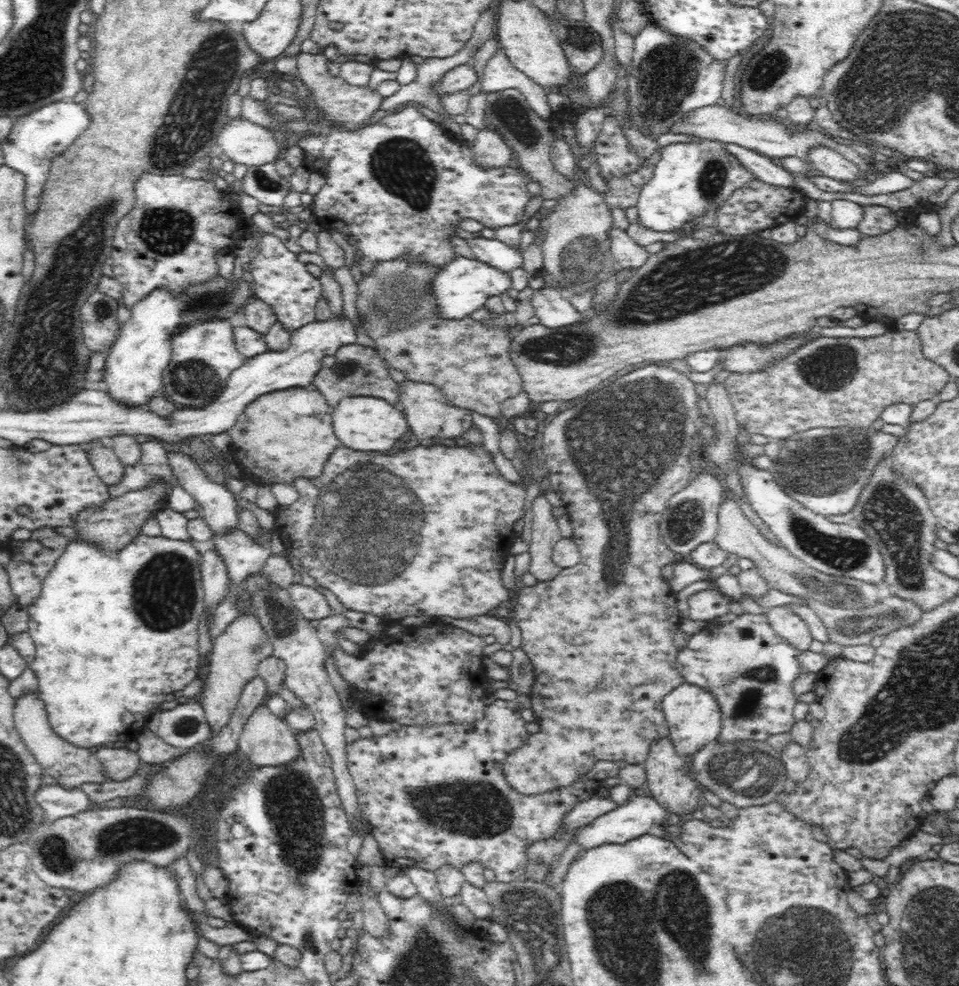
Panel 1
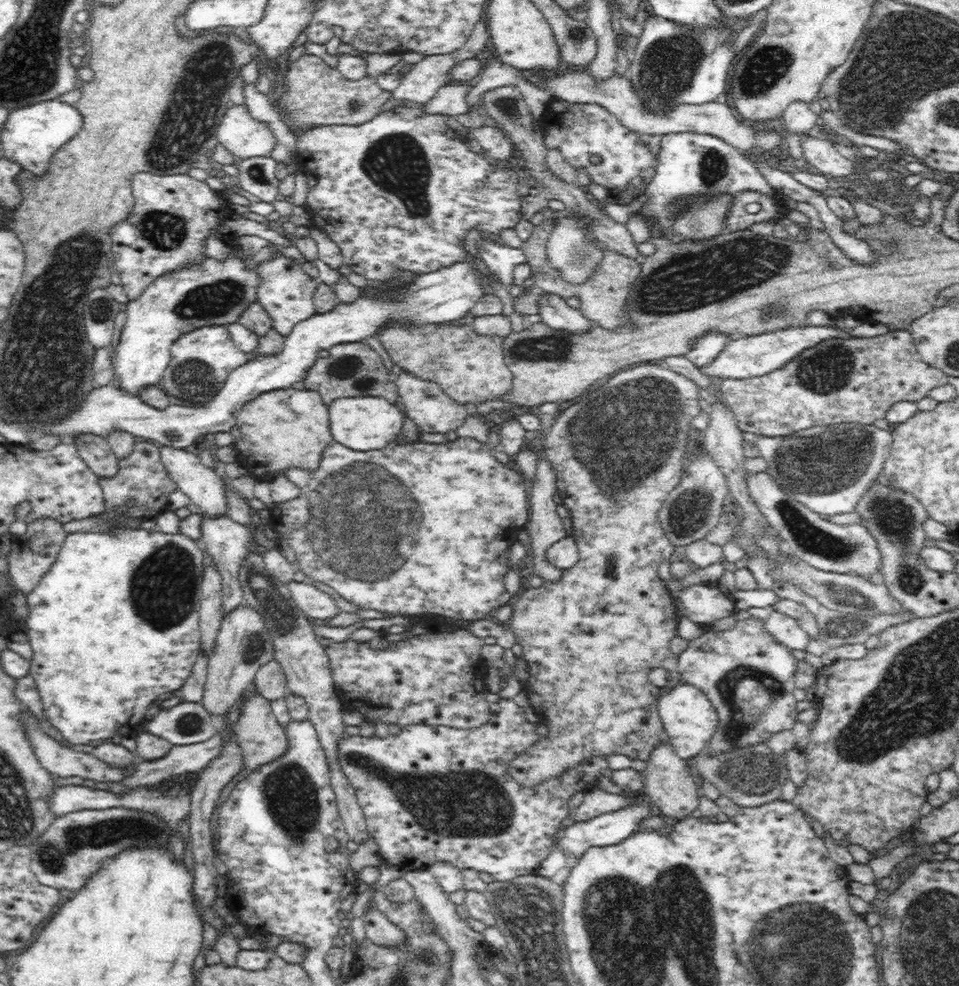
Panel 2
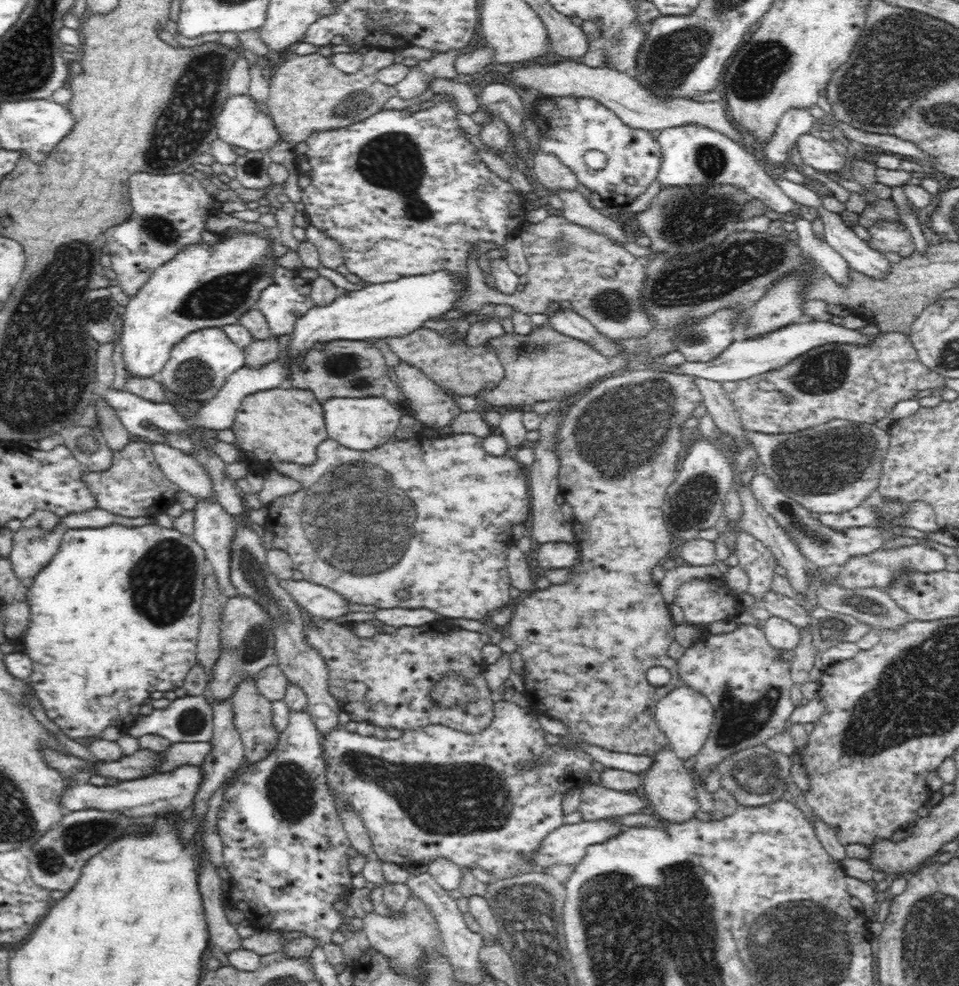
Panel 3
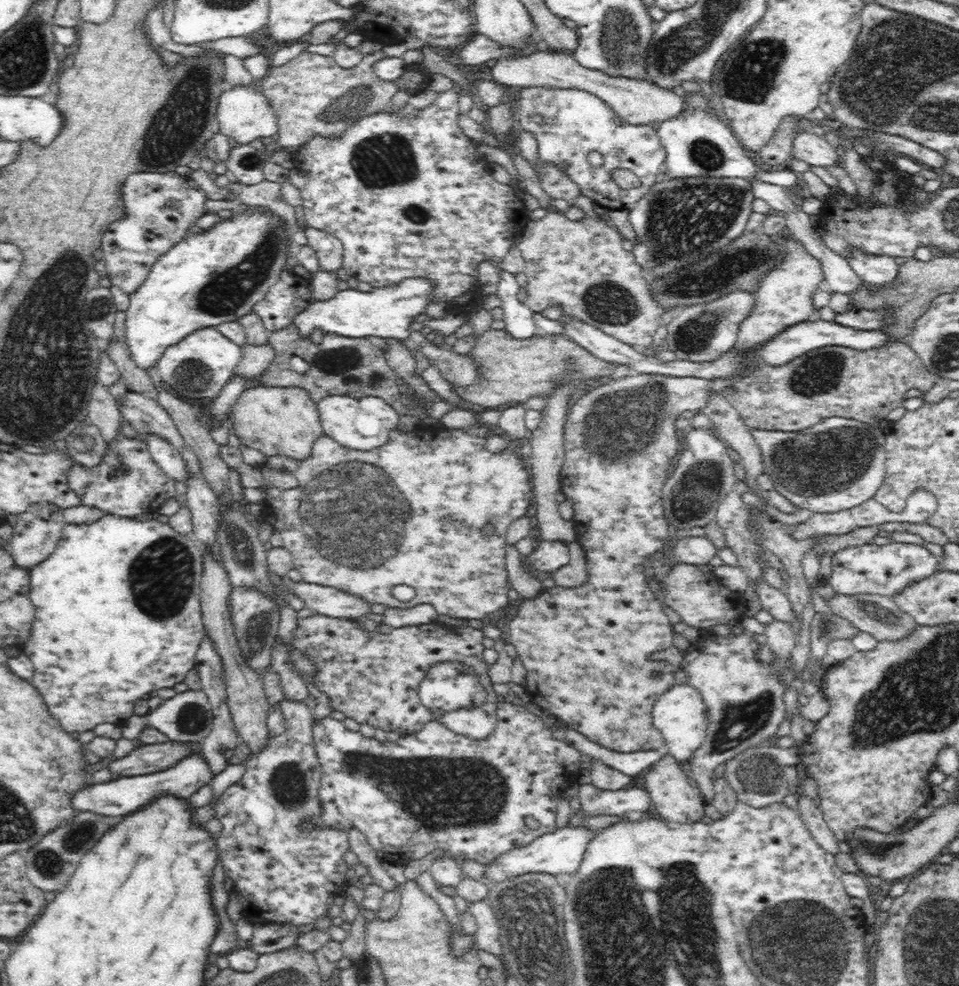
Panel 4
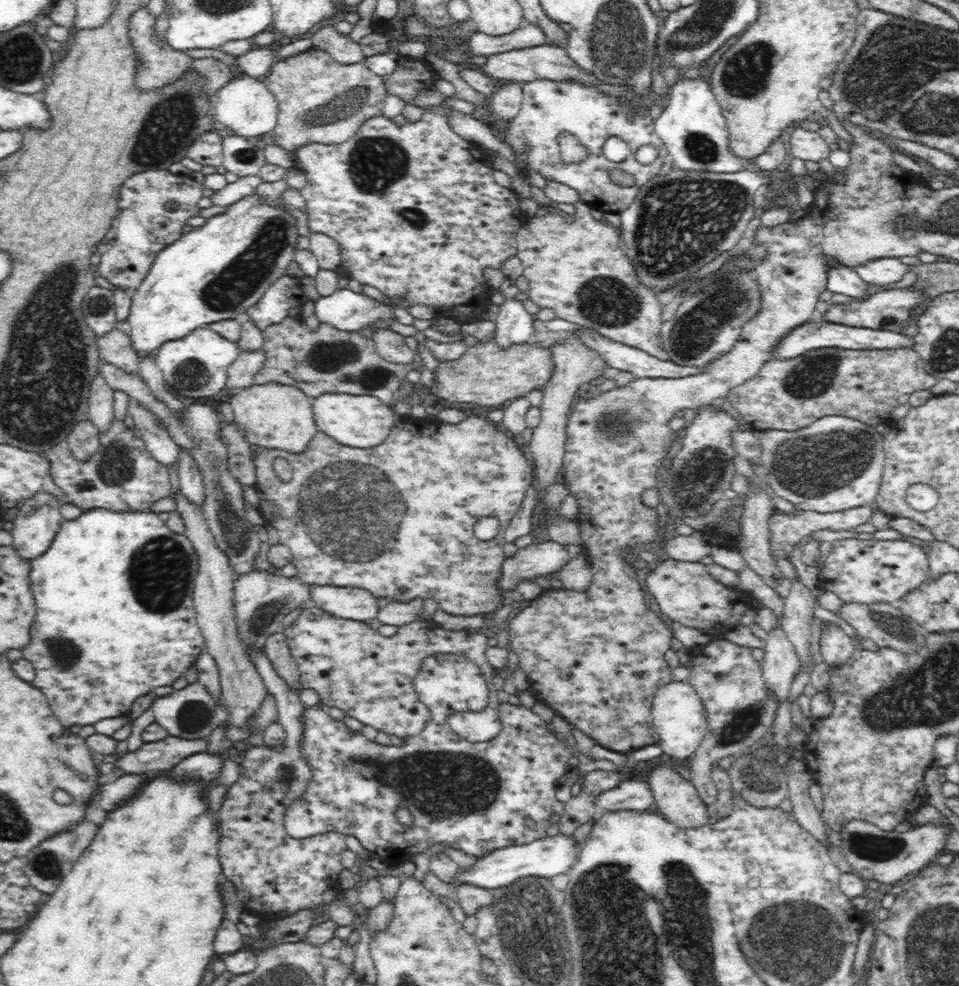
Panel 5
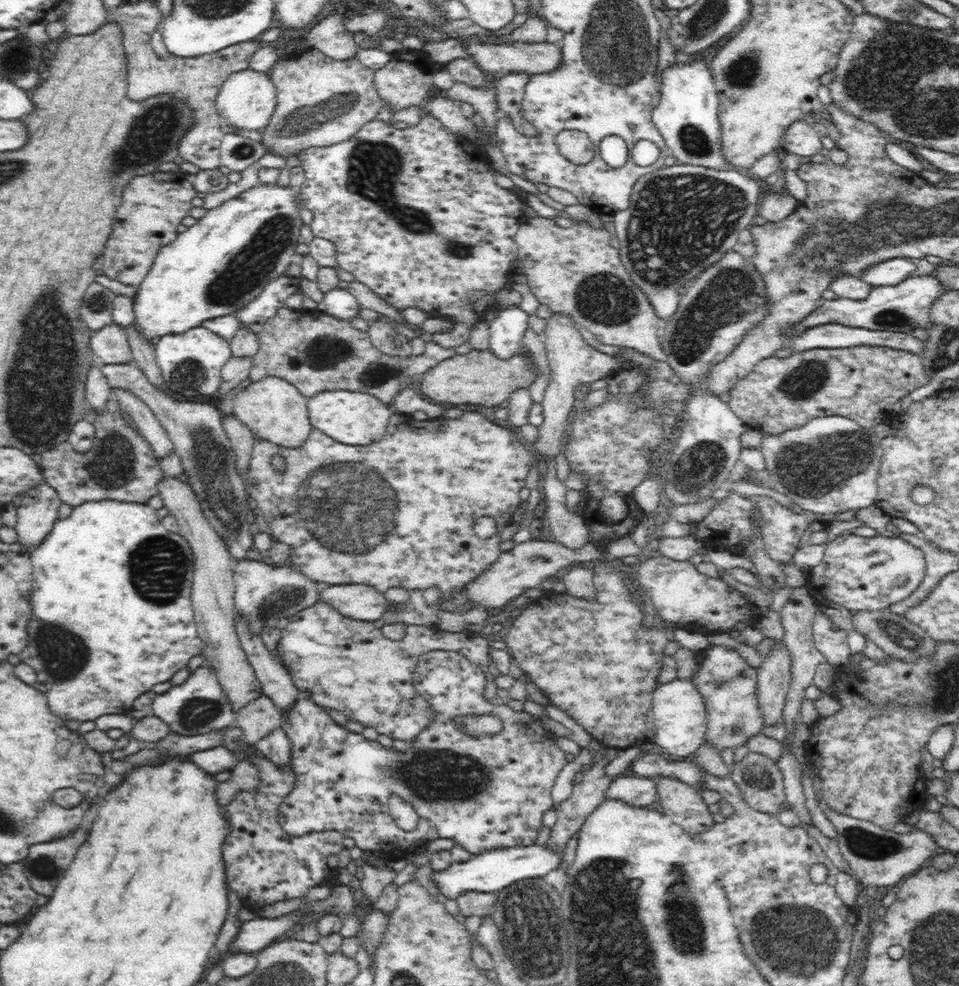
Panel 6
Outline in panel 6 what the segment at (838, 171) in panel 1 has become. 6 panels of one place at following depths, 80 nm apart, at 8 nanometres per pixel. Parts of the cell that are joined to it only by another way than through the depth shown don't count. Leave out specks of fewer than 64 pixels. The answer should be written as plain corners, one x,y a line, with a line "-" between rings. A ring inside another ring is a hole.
802,119
795,120
789,127
786,127
781,150
784,153
810,157
818,153
825,154
820,137
812,127

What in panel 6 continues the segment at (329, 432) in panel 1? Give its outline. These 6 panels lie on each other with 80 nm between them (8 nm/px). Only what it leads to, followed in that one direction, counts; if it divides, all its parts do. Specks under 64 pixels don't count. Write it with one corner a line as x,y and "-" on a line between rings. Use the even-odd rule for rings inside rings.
267,376
252,381
246,388
238,391
234,396
233,404
234,415
250,428
257,439
294,449
302,446
312,432
307,397
282,378

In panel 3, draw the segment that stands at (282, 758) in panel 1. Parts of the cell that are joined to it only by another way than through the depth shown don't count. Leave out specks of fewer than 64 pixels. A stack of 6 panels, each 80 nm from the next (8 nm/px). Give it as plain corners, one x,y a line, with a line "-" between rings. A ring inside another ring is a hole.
255,676
239,682
230,698
234,709
234,724
244,747
245,758
250,765
266,758
278,743
280,732
273,728
272,702
264,697
255,684

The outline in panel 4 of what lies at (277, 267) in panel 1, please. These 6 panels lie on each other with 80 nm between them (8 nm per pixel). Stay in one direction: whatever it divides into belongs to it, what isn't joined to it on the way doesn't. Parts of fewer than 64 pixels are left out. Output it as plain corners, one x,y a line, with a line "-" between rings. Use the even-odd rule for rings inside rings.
282,271
280,280
270,287
265,297
253,306
253,312
256,313
263,322
268,331
279,331
292,324
294,317
299,312
306,310
306,307
314,300
308,291
307,286
310,279
305,279
292,271

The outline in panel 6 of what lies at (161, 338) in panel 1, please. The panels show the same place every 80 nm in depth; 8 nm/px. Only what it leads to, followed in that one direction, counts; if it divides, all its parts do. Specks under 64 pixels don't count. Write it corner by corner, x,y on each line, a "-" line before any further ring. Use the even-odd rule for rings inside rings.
264,183
248,188
235,198
226,200
220,206
206,212
206,216
188,227
185,232
166,246
163,246
153,260
148,274
137,286
133,298
134,326
153,343
165,334
182,334
200,326
204,321
219,316
236,315
246,303
252,302
267,282
284,275
291,263
289,257
302,241
300,228
301,200
299,188

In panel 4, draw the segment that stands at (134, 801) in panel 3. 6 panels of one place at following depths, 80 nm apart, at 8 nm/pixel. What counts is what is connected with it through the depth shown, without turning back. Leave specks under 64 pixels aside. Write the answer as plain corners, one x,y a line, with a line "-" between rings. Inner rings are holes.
201,754
188,755
177,762
176,766
163,771
133,777
119,777
105,783
85,785
82,790
74,792
70,801
72,801
72,807
77,812
86,811
111,817
121,817
140,810
162,793
172,794
178,799
188,799
205,784
211,784
212,779
212,769
210,769
206,758
202,757

